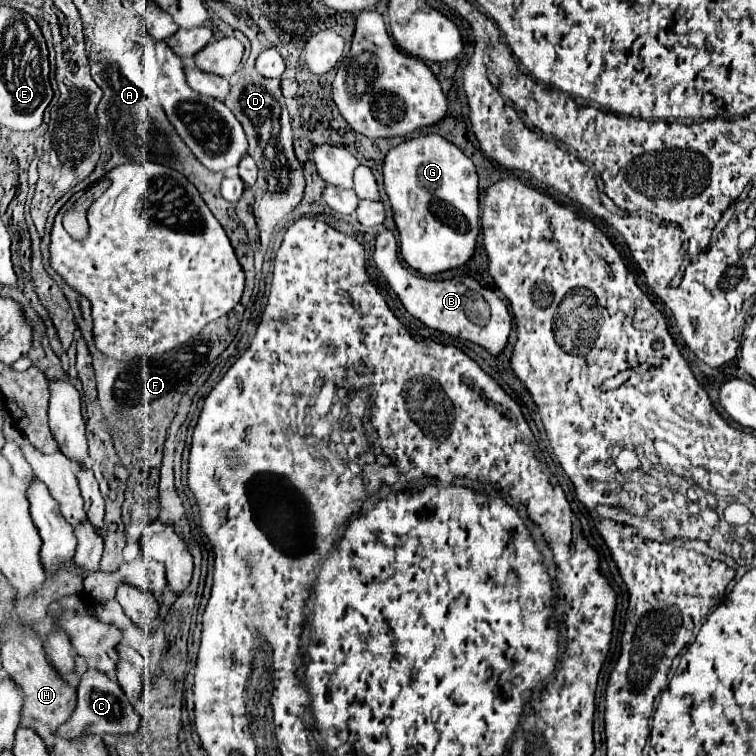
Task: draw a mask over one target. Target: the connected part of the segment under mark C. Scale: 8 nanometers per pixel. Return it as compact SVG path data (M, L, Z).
M89 668L79 686L77 686L77 708L71 716L71 720L59 728L61 736L69 738L79 738L79 734L113 734L113 736L125 736L125 734L135 734L139 730L139 714L135 712L133 704L121 690L121 686L99 672L97 668Z

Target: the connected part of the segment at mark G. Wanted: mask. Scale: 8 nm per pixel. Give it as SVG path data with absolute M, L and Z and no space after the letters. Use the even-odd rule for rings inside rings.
M421 134L391 148L383 160L385 192L399 230L403 260L421 274L439 274L463 266L475 250L479 234L479 190L475 164L449 140L439 134Z

